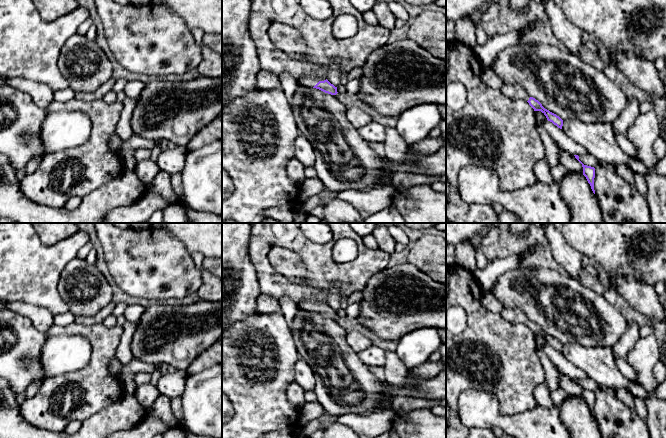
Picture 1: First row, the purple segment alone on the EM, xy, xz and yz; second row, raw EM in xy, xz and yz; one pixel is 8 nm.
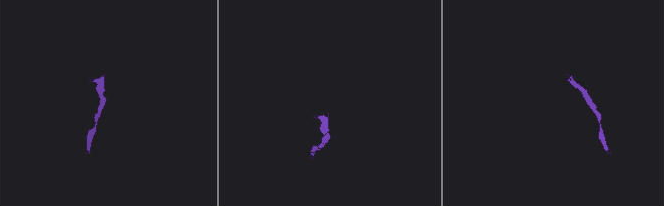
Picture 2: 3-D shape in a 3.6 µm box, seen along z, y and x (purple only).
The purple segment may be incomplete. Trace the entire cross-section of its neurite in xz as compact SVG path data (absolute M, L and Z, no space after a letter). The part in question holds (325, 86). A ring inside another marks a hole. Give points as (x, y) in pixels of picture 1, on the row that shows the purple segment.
M307 75L300 78L298 82L302 86L306 86L309 88L316 88L331 95L336 95L338 93L337 87L335 87L333 84L331 84L327 79L323 77L317 77L315 75Z

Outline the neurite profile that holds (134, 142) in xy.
M132 135L128 140L122 140L122 148L123 149L149 149L152 150L156 145L156 141L147 140L138 135Z

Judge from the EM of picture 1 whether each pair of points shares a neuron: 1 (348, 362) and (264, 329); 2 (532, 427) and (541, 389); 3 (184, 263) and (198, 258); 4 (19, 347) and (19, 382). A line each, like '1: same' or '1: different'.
1: different
2: different
3: different
4: same

